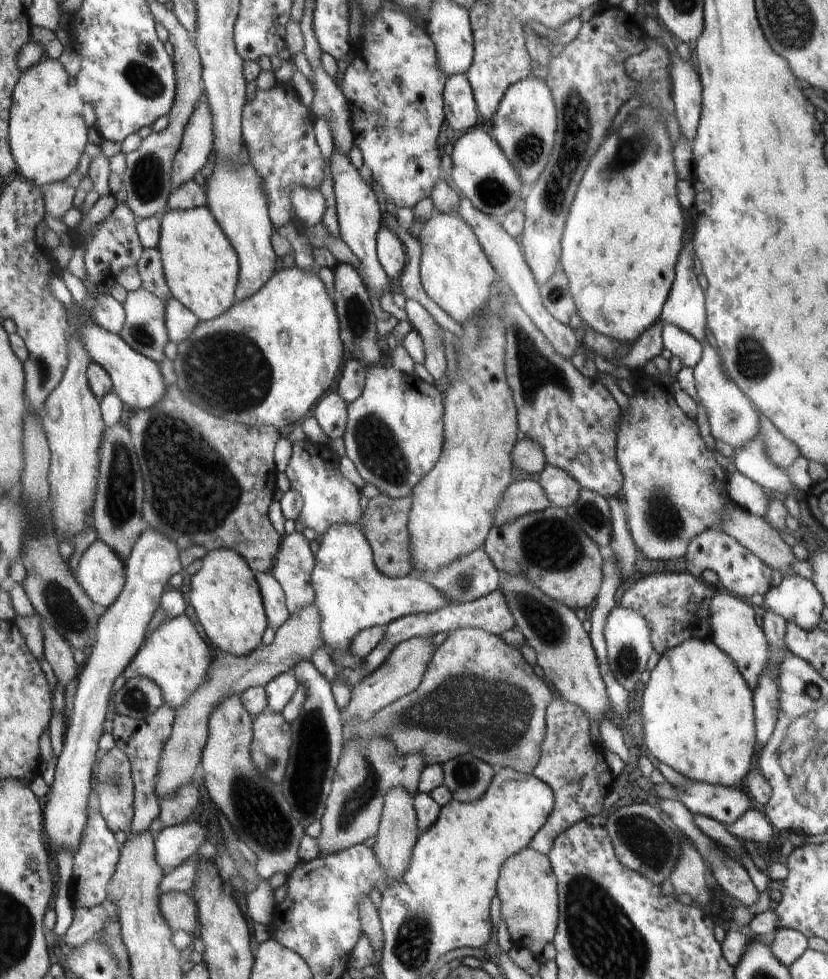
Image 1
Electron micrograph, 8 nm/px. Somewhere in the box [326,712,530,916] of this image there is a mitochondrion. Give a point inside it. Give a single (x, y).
(357, 798)

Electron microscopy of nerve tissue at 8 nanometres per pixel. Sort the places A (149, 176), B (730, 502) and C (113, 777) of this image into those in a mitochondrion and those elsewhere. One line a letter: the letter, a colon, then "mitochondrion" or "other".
A: mitochondrion
B: other
C: mitochondrion

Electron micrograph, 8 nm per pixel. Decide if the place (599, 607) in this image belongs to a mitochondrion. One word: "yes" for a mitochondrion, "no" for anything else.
no

